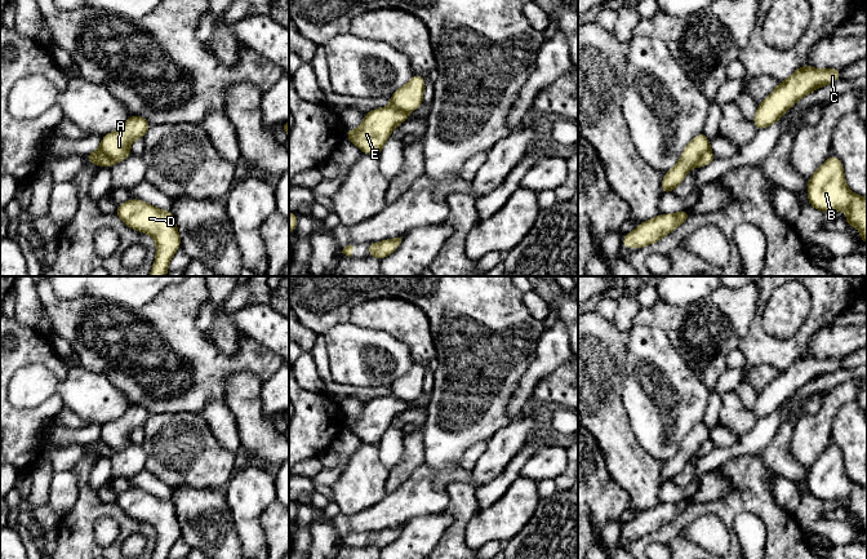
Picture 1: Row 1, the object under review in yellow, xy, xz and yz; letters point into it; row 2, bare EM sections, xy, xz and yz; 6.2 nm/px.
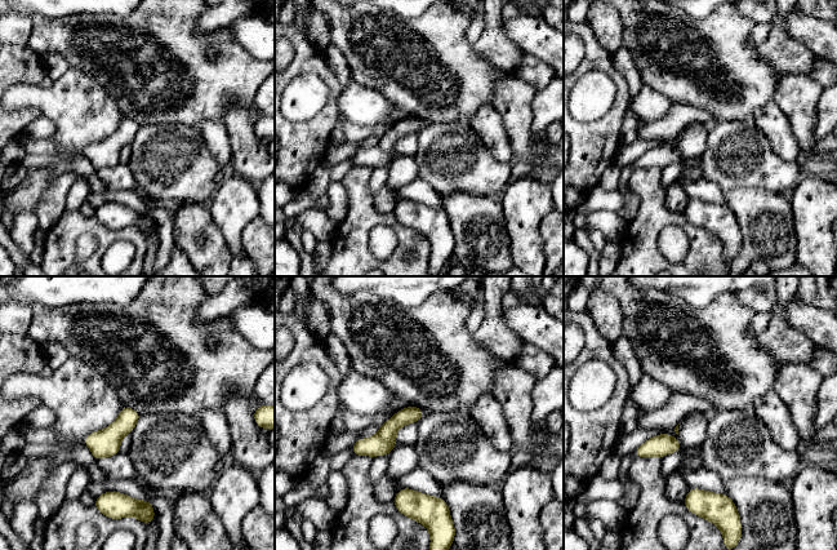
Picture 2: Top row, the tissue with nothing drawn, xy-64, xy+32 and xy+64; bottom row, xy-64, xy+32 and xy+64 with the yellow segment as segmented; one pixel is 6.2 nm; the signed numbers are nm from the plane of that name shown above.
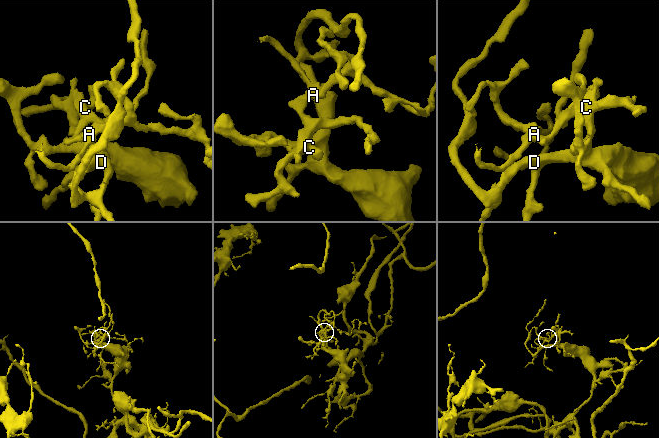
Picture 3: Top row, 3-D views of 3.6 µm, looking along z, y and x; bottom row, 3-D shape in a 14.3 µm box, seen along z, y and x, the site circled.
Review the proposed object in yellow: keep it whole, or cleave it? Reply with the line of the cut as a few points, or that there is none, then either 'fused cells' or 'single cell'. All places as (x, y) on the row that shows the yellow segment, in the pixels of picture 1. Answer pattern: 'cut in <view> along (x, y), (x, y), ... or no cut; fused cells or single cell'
cut in yz along (708, 147), (696, 164); fused cells

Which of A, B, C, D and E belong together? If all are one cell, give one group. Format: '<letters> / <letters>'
A / B C D E

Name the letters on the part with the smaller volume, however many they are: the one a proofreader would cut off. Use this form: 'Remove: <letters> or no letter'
Remove: A

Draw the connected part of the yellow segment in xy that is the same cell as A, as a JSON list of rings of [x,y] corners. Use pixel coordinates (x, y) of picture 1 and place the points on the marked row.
[[[130,115],[121,128],[102,137],[99,148],[114,164],[125,160],[132,156],[130,143],[137,138],[143,138],[150,127],[151,124],[144,117]]]

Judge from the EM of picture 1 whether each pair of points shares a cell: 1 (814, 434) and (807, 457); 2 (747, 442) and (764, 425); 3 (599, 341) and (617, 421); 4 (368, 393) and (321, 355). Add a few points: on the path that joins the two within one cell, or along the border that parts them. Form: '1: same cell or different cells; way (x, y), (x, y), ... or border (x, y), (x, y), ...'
1: same cell; way (810, 439), (807, 452)
2: same cell; way (751, 438), (760, 429)
3: same cell; way (599, 360), (599, 402)
4: same cell; way (352, 391), (339, 391), (323, 371)

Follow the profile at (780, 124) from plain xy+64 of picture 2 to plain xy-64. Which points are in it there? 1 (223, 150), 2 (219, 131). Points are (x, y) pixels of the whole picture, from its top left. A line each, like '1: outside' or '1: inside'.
1: inside
2: inside

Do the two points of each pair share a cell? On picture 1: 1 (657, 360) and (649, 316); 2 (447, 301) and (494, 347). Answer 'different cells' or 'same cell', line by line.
1: different cells
2: same cell

